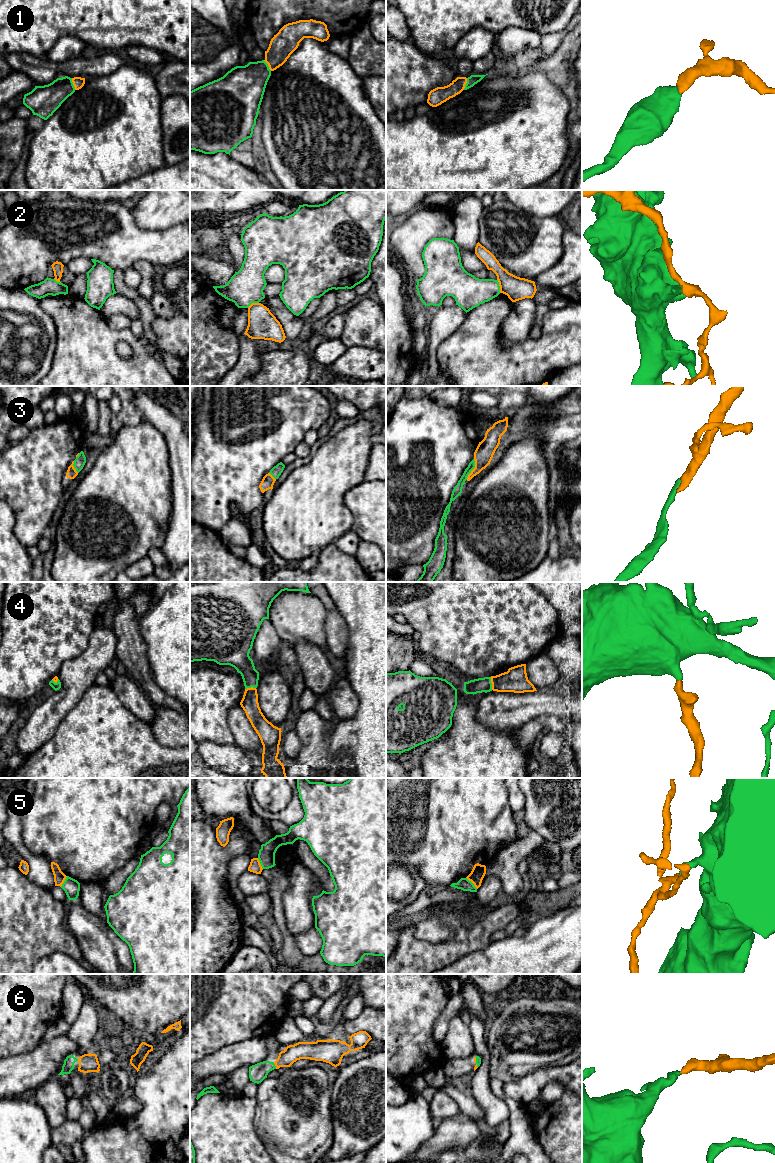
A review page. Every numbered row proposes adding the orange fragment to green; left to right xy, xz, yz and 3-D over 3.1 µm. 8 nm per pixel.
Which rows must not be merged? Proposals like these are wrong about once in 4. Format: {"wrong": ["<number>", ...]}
{"wrong": ["2", "5"]}

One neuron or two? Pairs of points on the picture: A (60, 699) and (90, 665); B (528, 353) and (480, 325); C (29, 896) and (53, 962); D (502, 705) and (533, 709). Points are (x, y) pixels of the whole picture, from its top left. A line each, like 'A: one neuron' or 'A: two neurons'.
A: one neuron
B: one neuron
C: two neurons
D: one neuron

